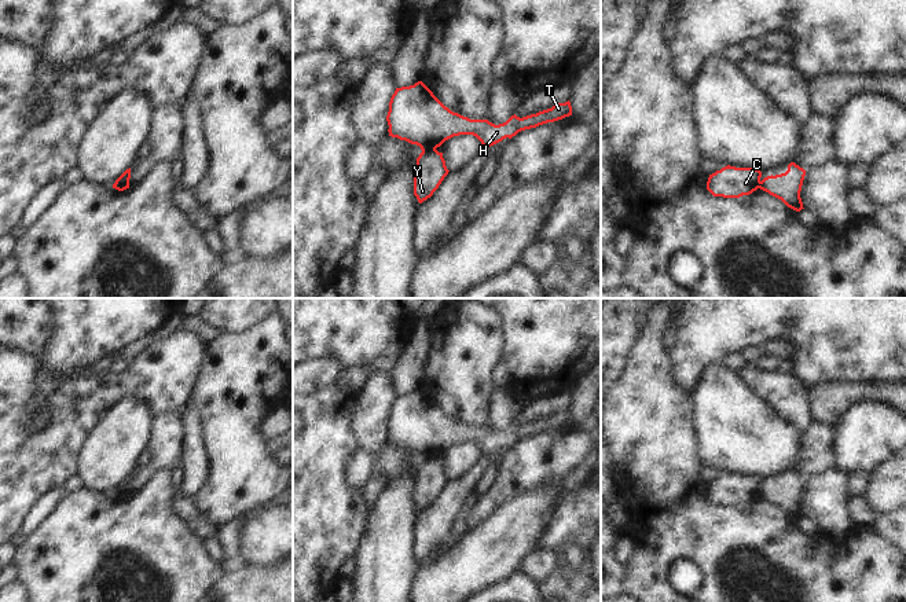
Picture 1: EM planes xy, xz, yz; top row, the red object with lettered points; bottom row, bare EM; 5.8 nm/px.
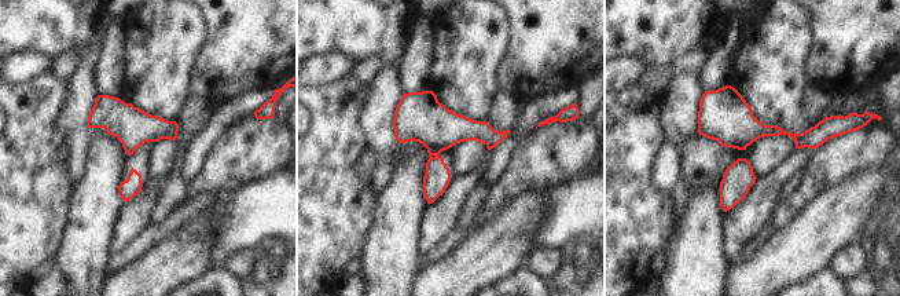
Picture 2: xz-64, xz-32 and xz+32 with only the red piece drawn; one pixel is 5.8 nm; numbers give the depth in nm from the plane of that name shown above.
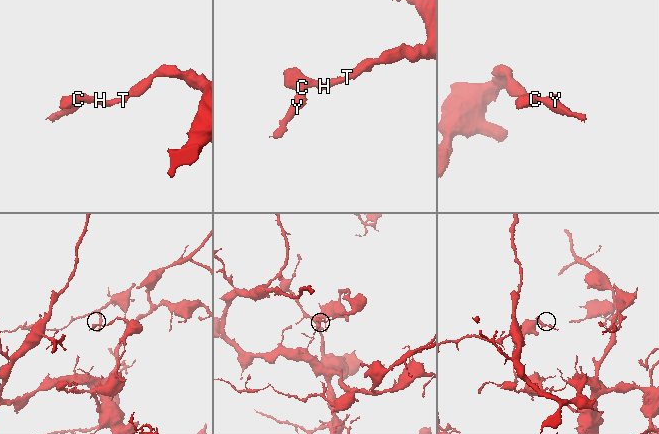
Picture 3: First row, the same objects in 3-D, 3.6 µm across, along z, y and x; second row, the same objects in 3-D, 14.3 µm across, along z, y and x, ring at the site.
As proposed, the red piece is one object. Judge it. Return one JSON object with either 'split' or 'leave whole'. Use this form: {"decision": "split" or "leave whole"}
{"decision": "split"}

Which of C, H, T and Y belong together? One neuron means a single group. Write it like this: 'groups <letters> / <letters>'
groups C H T / Y

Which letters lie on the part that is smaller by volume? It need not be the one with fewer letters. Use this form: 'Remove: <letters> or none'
Remove: Y

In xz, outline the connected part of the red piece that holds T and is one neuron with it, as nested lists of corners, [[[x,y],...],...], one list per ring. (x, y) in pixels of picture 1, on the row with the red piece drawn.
[[[418,81],[410,87],[396,88],[389,102],[386,121],[389,136],[417,144],[426,153],[459,135],[473,135],[483,147],[491,147],[521,131],[569,115],[572,106],[568,100],[522,118],[514,114],[499,125],[488,120],[470,120],[451,111],[422,81]]]

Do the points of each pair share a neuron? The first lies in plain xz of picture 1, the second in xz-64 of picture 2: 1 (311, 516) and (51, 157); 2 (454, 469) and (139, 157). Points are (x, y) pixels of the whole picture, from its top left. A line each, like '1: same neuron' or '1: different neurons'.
1: same neuron
2: different neurons

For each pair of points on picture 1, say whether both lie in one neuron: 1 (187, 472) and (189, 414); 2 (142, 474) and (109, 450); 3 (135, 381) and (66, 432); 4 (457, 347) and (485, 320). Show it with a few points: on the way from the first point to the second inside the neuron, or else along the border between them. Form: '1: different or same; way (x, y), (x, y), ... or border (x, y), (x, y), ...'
1: same; way (193, 458), (193, 428)
2: different; border (136, 469), (131, 476)
3: same; way (118, 386), (110, 388), (83, 415)
4: same; way (463, 341), (479, 327)

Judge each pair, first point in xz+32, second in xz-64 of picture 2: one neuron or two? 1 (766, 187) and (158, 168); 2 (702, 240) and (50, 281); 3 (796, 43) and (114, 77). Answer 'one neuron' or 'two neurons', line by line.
1: two neurons
2: two neurons
3: two neurons

